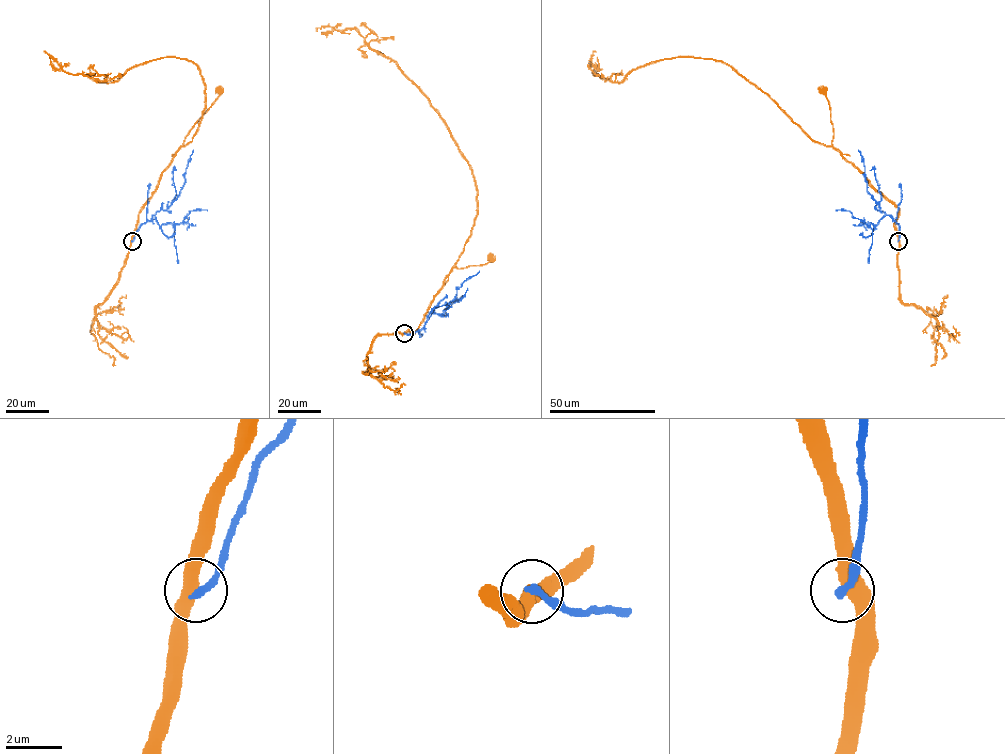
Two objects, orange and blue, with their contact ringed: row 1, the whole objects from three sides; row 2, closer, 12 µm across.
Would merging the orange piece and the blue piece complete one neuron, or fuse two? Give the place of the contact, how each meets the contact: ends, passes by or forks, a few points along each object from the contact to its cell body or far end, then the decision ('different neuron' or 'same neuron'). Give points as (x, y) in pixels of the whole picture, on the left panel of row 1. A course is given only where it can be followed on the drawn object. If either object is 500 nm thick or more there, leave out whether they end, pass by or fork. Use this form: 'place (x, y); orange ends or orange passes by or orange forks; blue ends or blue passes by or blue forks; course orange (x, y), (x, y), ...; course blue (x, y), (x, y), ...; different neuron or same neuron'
place (132, 241); orange passes by; blue ends; course orange (132, 241), (139, 211), (151, 197), (161, 173), (190, 130), (218, 96), (219, 90); course blue (132, 241), (142, 224), (157, 212), (166, 210), (179, 193), (193, 150); different neuron

